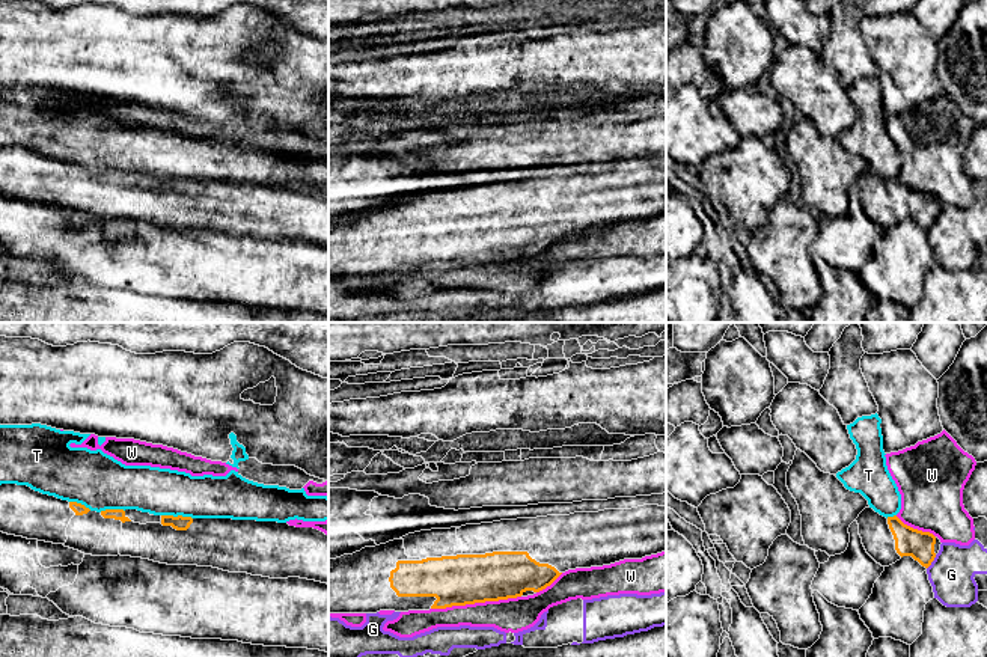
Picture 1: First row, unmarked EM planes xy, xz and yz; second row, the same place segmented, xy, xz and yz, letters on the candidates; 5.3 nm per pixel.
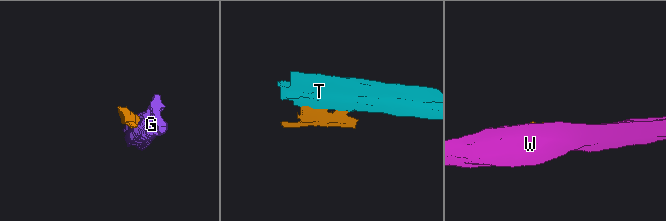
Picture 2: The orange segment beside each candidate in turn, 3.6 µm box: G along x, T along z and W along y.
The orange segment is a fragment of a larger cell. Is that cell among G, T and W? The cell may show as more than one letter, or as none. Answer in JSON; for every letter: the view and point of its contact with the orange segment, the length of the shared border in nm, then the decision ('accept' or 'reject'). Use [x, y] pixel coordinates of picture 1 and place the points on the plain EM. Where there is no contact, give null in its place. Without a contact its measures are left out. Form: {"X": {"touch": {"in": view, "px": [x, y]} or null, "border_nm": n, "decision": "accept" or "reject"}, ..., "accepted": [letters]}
{"G": {"touch": {"in": "yz", "px": [931, 223]}, "border_nm": 90, "decision": "reject"}, "T": {"touch": {"in": "xy", "px": [178, 178]}, "border_nm": 170, "decision": "reject"}, "W": {"touch": {"in": "xz", "px": [475, 264]}, "border_nm": 480, "decision": "reject"}, "accepted": []}

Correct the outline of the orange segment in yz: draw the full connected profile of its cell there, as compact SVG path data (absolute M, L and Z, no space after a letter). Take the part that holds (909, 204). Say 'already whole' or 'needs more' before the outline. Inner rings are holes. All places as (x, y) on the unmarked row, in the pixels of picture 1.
needs more; M868 169L856 184L866 215L882 229L912 218L928 231L936 220L936 199L904 187L897 178L886 181Z

